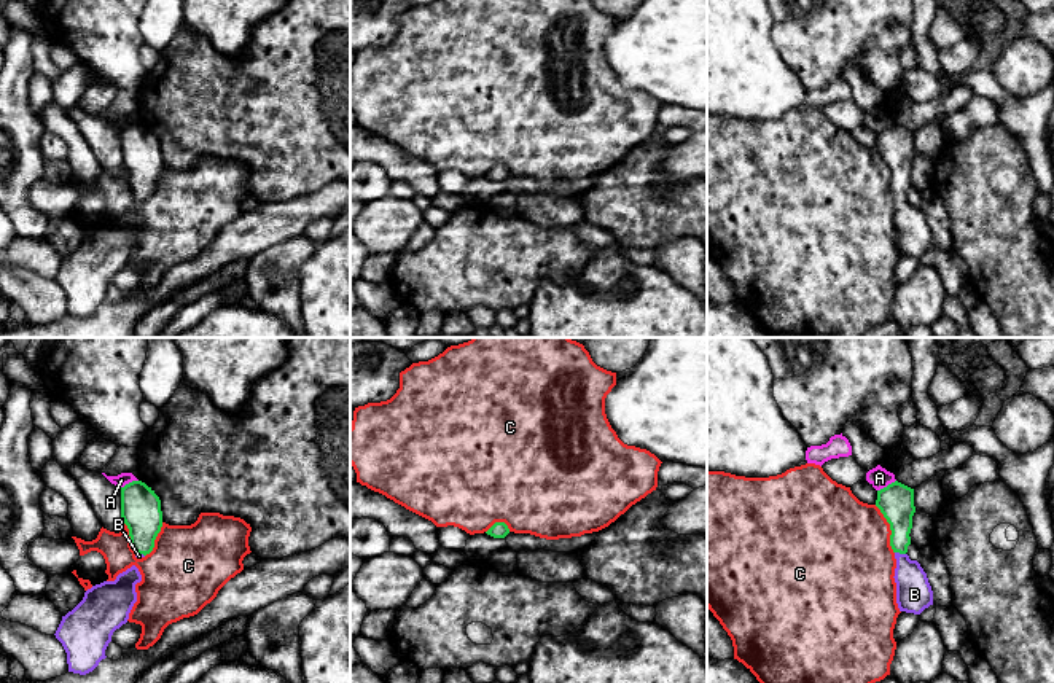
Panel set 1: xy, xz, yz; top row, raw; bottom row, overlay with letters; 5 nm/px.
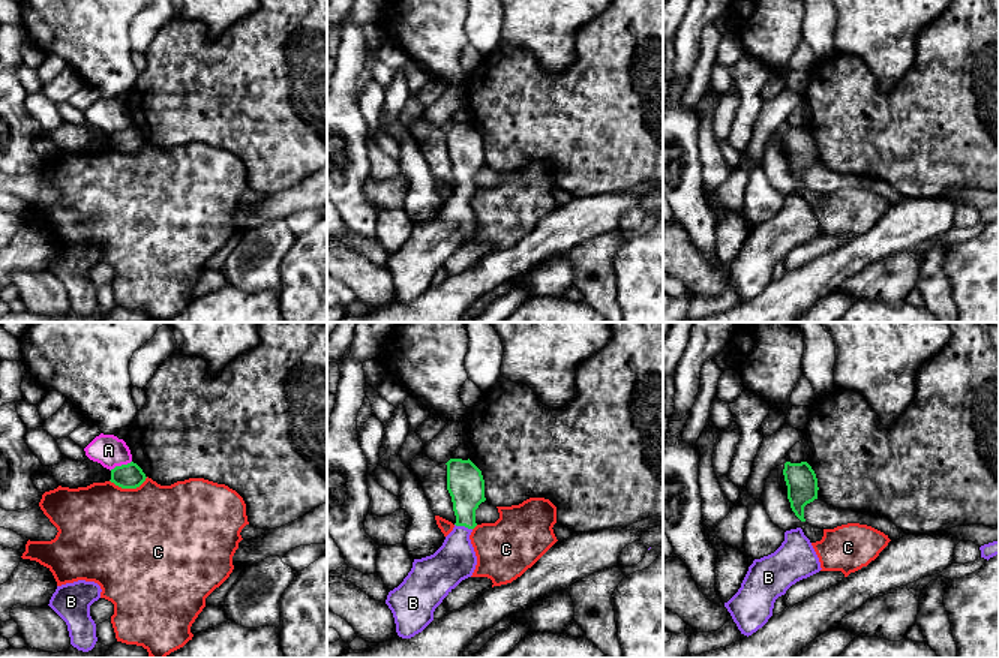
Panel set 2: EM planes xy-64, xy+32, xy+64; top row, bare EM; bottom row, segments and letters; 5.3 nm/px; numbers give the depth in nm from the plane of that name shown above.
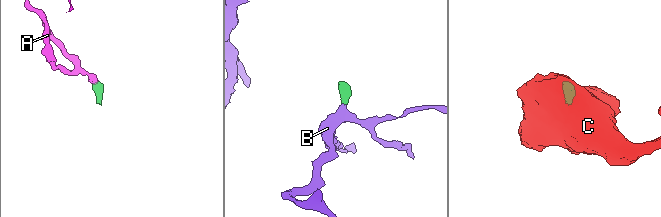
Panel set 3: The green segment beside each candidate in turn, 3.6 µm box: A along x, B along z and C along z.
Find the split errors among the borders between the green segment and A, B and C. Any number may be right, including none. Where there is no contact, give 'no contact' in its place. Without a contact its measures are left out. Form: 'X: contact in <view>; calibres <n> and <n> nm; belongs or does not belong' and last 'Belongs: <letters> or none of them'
A: contact in yz; calibres 180 and 100 nm; does not belong
B: contact in yz; calibres 180 and 180 nm; belongs
C: contact in yz; calibres 180 and 460 nm; does not belong
Belongs: B

